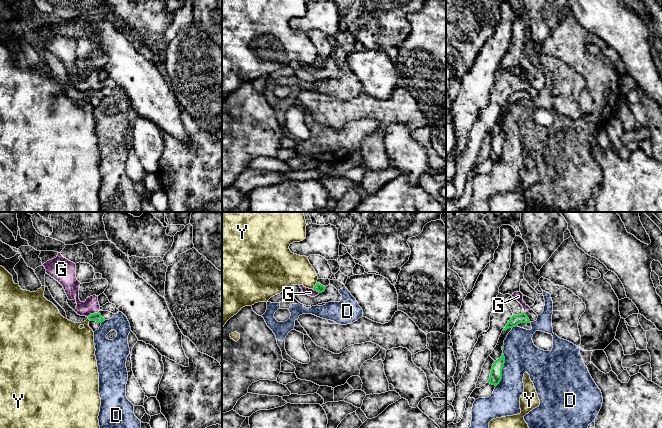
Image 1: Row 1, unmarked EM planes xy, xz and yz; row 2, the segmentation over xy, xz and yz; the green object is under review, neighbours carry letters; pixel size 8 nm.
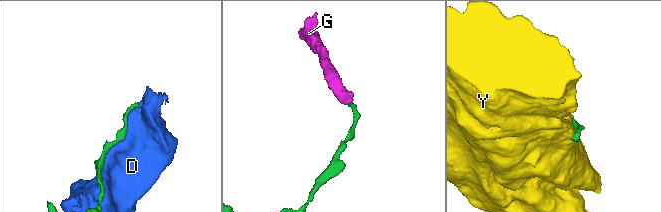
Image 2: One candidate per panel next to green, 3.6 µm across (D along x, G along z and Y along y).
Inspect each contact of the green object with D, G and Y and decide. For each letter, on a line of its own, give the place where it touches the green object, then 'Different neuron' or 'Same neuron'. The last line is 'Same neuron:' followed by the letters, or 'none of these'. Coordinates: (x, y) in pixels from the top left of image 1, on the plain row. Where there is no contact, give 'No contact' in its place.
D: Touches green at yz (501, 146). Different neuron
G: Touches green at xy (92, 90). Different neuron
Y: Touches green at xz (315, 61). Different neuron
Same neuron: none of these

